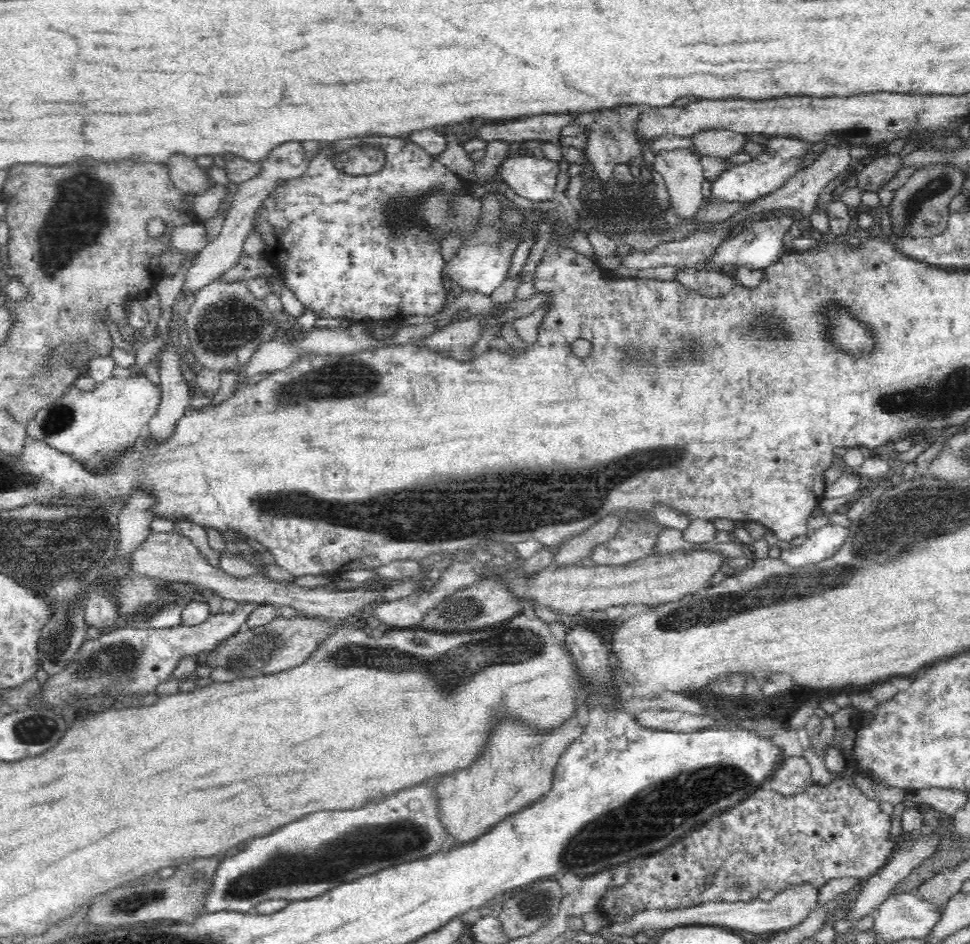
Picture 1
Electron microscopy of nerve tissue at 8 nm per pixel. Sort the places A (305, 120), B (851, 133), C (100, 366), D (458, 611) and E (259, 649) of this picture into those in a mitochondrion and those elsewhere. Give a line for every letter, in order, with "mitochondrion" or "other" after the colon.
A: other
B: mitochondrion
C: other
D: mitochondrion
E: mitochondrion

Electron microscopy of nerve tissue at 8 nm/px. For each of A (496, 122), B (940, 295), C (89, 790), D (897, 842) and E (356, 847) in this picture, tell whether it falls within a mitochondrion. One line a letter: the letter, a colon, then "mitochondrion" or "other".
A: other
B: other
C: other
D: other
E: mitochondrion

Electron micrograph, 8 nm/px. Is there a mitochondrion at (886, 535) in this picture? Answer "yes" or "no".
yes

